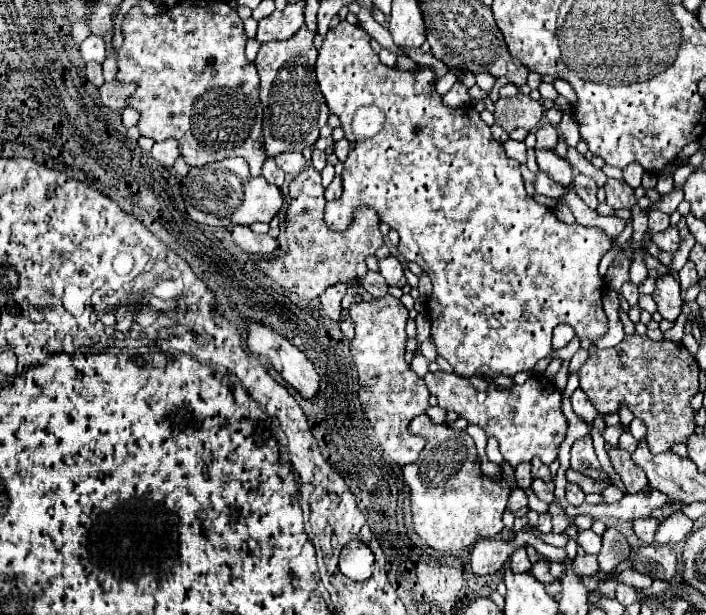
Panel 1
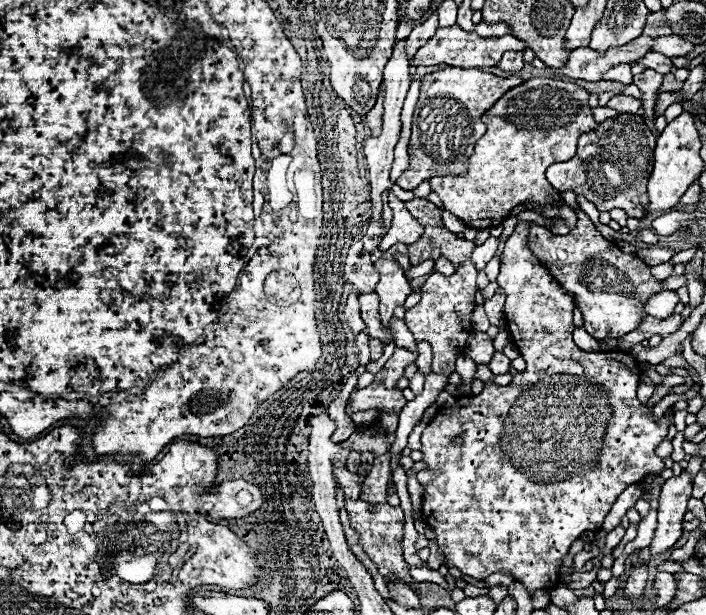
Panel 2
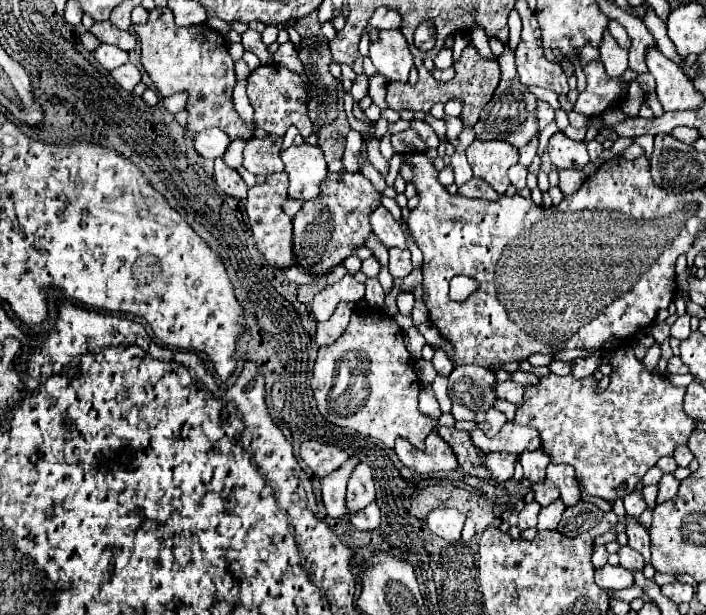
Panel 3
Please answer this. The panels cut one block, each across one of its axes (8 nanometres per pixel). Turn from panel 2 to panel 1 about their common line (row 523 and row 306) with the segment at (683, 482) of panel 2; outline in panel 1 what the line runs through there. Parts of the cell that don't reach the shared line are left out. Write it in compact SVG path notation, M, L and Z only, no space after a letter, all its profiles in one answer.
M672 274L660 276L652 296L654 296L654 300L658 304L658 312L662 314L664 320L674 322L680 316L682 296L680 296L680 284L678 284L676 276L672 276Z

